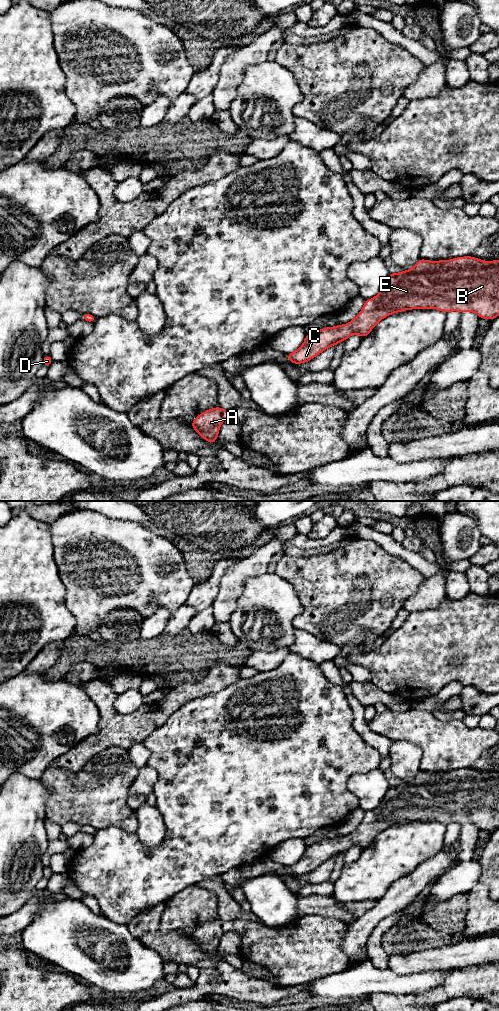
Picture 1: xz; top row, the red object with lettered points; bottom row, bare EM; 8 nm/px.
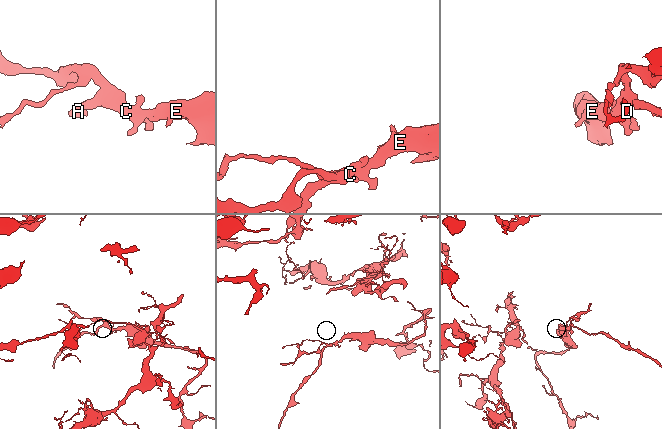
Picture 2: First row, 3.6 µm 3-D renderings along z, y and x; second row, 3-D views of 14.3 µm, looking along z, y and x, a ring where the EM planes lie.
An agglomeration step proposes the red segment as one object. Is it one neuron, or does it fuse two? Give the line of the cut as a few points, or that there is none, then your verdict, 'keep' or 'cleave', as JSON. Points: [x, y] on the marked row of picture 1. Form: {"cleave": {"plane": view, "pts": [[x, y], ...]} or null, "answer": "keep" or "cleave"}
{"cleave": null, "answer": "keep"}

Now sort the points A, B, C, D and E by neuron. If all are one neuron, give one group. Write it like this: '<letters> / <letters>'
A B C D E

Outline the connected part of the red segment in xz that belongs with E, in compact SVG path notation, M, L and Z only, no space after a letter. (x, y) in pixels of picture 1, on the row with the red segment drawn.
M472 256L439 261L420 258L411 269L390 273L380 292L372 299L365 300L360 313L348 324L308 333L302 346L286 354L286 357L293 364L309 362L327 348L347 340L352 334L357 333L363 339L385 317L411 309L437 309L446 314L450 311L461 314L474 312L482 319L495 320L499 316L499 260L483 261Z

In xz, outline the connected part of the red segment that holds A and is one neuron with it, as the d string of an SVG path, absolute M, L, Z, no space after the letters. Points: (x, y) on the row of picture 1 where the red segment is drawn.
M218 406L199 414L190 425L201 438L212 444L218 439L221 424L229 418L229 411Z

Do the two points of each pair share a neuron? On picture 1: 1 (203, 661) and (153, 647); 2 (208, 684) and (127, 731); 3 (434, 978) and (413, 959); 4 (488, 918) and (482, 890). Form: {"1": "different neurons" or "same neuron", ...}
{"1": "same neuron", "2": "same neuron", "3": "different neurons", "4": "same neuron"}

